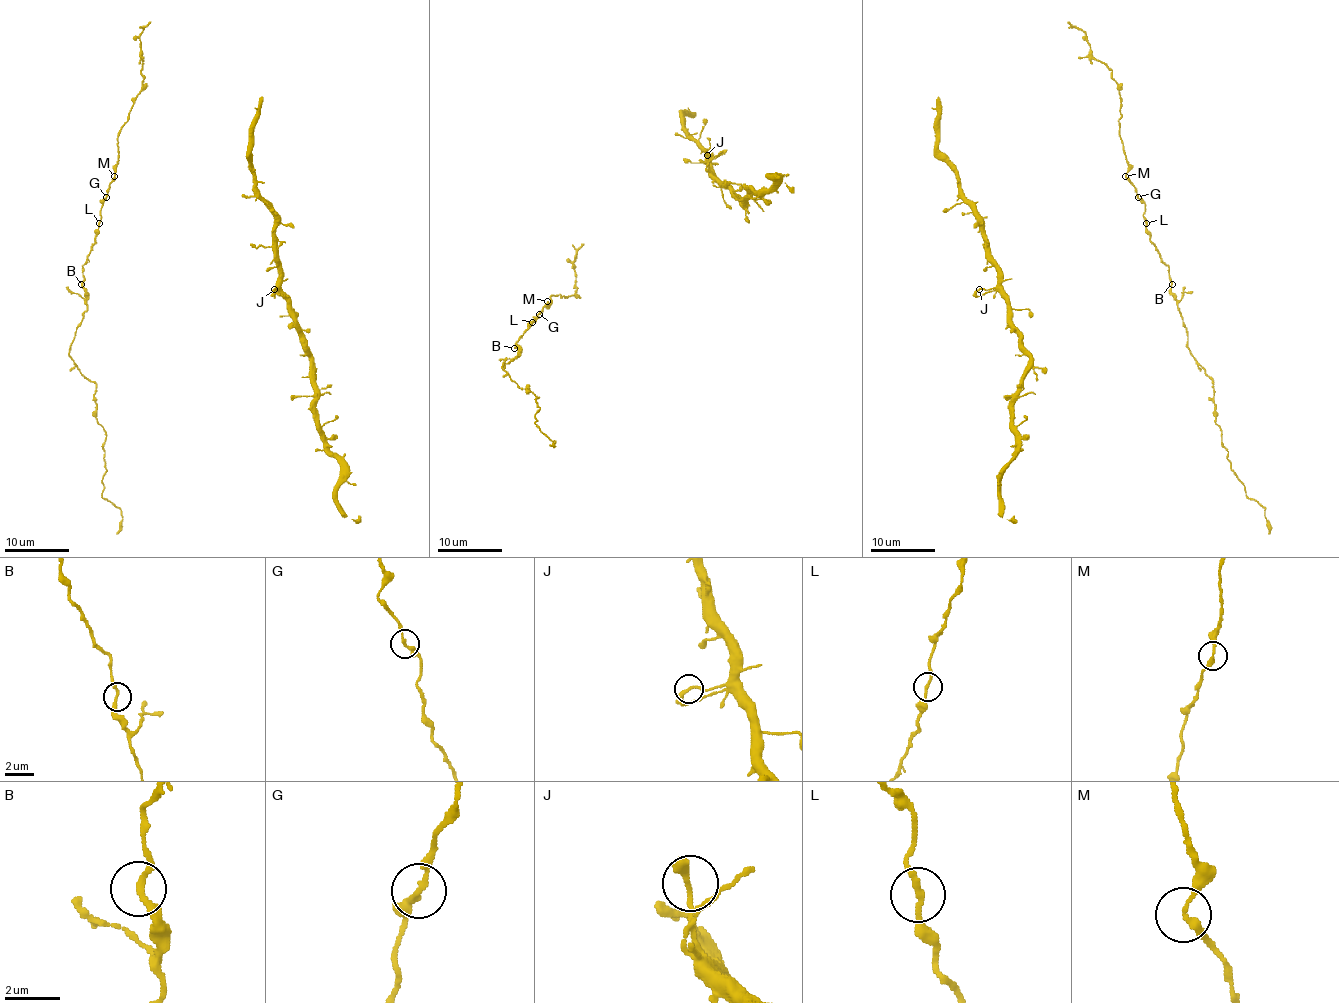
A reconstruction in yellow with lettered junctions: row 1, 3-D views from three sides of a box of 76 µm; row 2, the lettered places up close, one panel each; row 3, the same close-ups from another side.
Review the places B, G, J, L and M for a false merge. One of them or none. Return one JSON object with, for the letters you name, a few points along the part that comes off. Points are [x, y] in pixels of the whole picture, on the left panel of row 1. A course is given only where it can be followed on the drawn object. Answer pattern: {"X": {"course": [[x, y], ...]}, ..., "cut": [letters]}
{"cut": []}

